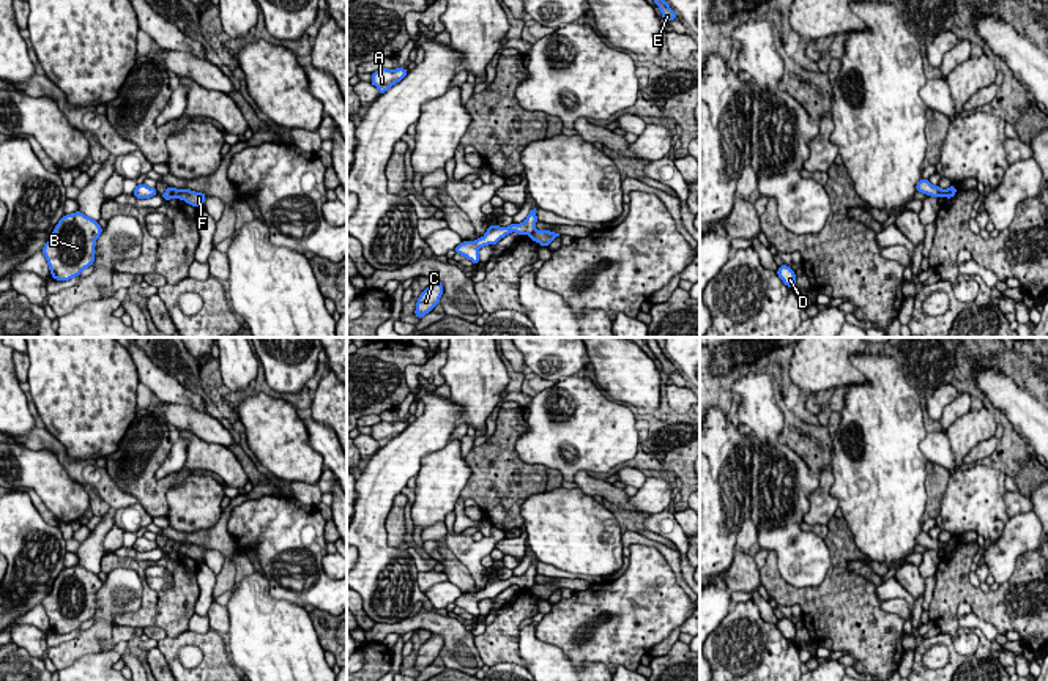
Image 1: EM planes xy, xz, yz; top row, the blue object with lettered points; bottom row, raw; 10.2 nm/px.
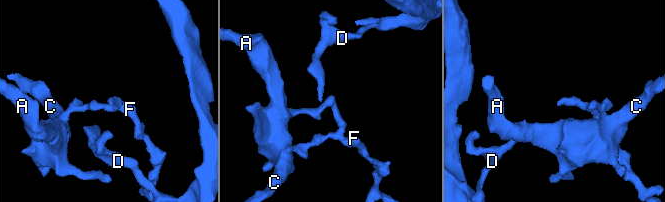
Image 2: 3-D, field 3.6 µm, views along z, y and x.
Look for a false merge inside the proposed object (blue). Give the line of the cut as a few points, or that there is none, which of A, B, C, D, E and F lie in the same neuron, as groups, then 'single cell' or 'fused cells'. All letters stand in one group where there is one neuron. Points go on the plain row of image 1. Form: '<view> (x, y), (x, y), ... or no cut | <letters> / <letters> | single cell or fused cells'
xy (178, 543), (180, 550) | A B C / D E F | fused cells

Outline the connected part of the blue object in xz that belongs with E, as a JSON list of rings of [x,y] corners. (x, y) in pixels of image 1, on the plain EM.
[[[649,337],[646,344],[654,353],[654,356],[659,359],[659,363],[662,364],[663,374],[670,375],[678,370],[676,366],[670,361],[670,358],[663,355],[662,348],[659,347],[654,337]]]

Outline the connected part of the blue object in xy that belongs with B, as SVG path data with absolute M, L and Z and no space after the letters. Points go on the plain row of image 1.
M76 564L65 568L52 585L52 591L43 599L50 629L57 634L69 634L95 616L95 597L102 586L98 574Z

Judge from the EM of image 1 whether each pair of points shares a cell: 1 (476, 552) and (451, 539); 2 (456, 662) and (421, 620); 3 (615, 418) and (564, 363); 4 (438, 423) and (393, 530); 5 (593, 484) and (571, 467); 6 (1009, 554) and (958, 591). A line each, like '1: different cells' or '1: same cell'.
1: same cell
2: same cell
3: different cells
4: different cells
5: different cells
6: different cells

